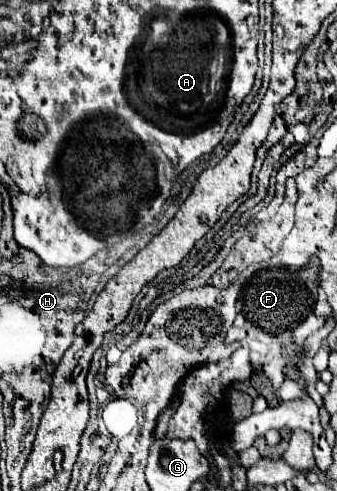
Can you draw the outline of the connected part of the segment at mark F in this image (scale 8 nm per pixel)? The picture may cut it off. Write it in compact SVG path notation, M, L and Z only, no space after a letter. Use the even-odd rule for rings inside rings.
M311 257L311 261L297 271L291 271L287 267L269 267L269 269L257 271L243 283L241 307L243 307L245 319L257 325L265 333L281 335L285 331L293 331L315 309L317 291L319 291L319 283L315 287L315 281L319 281L319 259L317 257ZM289 283L293 287L289 287Z

